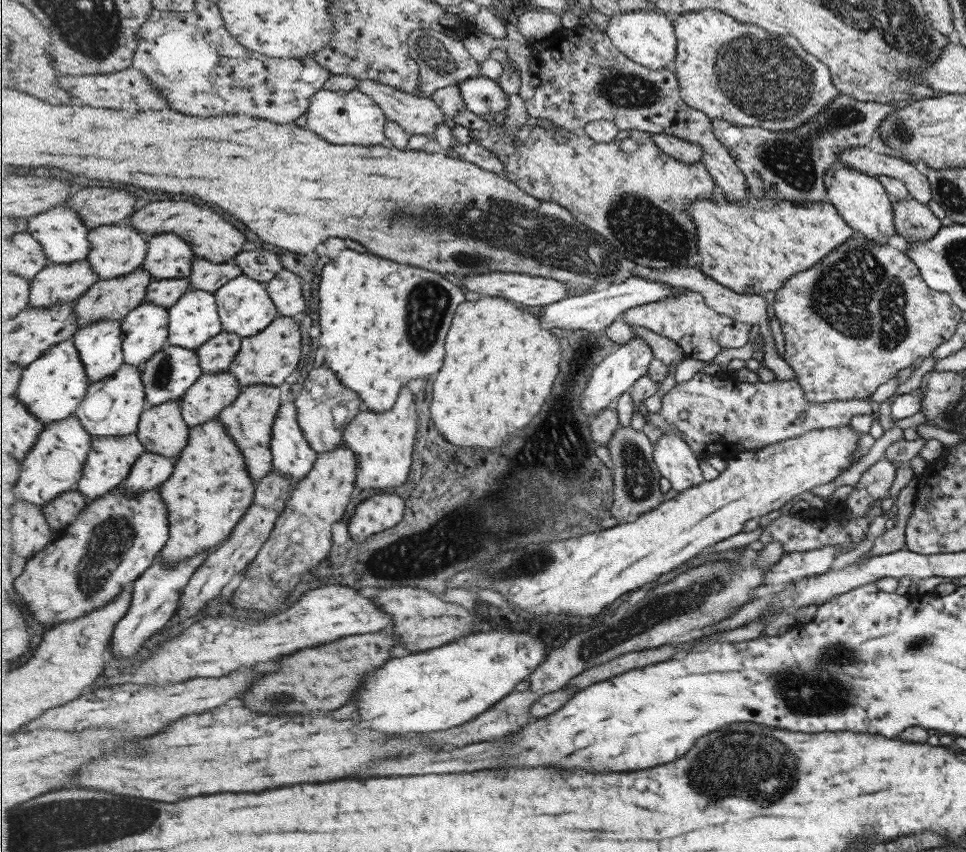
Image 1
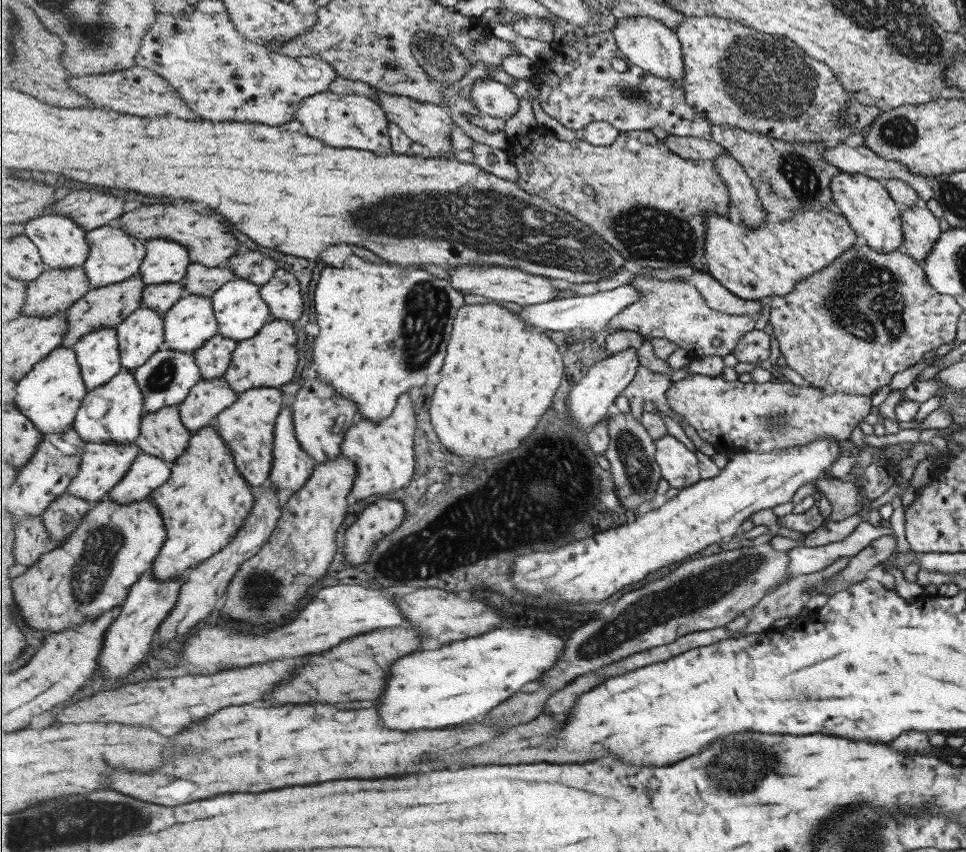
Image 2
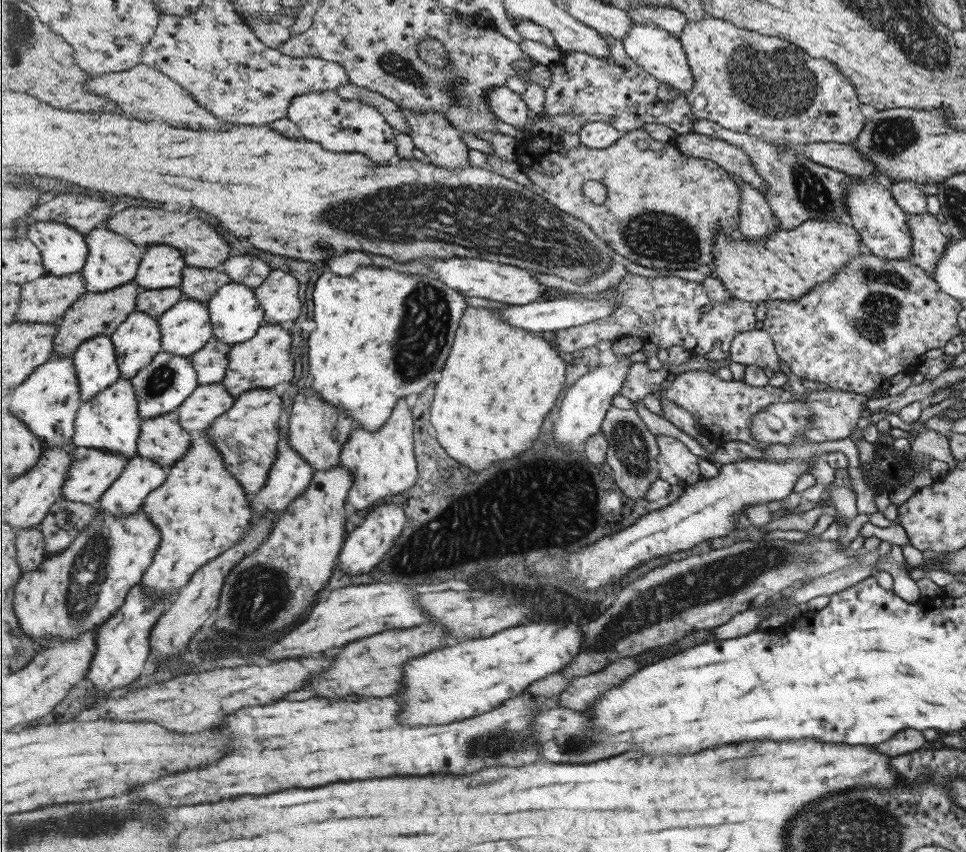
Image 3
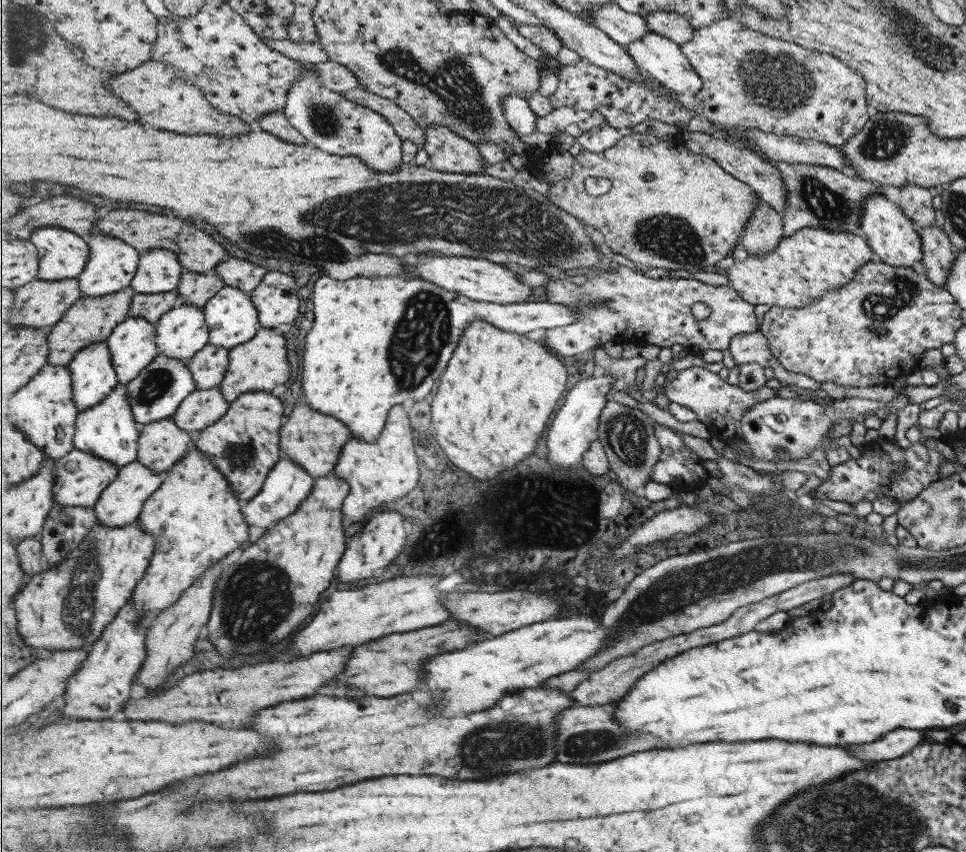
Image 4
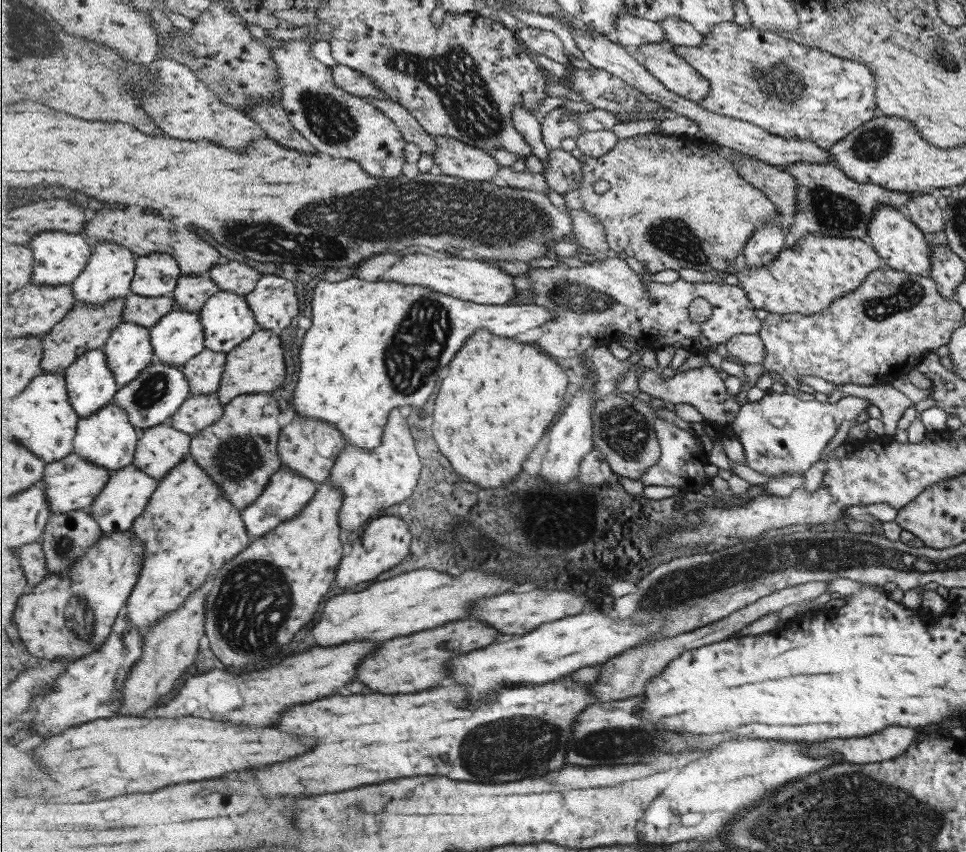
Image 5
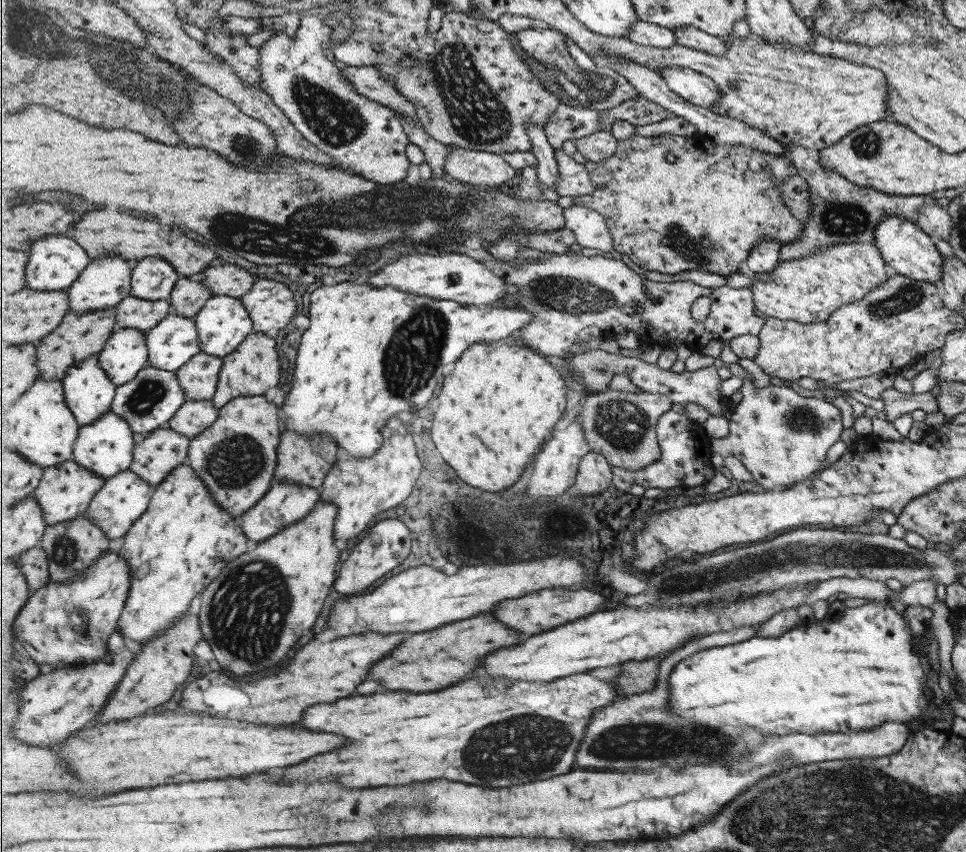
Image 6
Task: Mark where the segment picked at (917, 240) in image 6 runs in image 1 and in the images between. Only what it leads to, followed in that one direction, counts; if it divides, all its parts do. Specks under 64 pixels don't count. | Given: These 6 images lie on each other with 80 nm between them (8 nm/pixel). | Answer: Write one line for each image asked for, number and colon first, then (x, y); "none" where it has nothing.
1: (860, 200)
2: (863, 203)
3: (881, 225)
4: (893, 237)
5: (897, 241)

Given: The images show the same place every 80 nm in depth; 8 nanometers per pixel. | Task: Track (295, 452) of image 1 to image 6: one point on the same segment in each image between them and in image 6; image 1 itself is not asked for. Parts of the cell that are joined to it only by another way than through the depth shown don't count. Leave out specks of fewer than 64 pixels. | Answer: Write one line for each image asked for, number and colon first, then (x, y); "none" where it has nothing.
2: (293, 466)
3: (290, 476)
4: (289, 484)
5: (287, 493)
6: (287, 503)

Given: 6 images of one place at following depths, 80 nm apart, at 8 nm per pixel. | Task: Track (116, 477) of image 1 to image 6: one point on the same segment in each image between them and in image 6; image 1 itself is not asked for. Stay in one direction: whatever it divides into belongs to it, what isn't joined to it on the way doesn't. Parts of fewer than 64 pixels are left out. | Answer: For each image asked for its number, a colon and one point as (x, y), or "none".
2: (104, 466)
3: (94, 471)
4: (81, 479)
5: (73, 483)
6: (66, 491)

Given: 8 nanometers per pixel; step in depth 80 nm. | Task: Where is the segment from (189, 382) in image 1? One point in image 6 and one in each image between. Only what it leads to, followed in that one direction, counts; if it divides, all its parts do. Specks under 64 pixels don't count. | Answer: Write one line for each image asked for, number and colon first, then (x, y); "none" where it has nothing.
2: (167, 379)
3: (163, 386)
4: (156, 395)
5: (159, 392)
6: (150, 402)

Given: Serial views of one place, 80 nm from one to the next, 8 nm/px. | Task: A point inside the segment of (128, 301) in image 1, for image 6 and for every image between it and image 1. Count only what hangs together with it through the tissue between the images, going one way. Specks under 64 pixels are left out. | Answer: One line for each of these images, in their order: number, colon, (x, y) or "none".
2: (108, 306)
3: (95, 314)
4: (90, 320)
5: (86, 327)
6: (81, 335)

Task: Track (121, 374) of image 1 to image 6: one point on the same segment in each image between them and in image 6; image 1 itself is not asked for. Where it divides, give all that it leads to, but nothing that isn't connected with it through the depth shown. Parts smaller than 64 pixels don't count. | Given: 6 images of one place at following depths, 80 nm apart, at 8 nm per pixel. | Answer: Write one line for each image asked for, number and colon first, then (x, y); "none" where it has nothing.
2: (113, 414)
3: (110, 422)
4: (109, 431)
5: (108, 438)
6: (106, 448)

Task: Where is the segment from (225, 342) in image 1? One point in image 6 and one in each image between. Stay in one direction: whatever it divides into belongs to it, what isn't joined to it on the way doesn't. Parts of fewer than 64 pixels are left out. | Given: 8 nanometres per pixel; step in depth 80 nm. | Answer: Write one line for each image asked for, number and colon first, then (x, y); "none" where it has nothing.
2: (214, 358)
3: (212, 361)
4: (210, 365)
5: (205, 372)
6: (199, 378)

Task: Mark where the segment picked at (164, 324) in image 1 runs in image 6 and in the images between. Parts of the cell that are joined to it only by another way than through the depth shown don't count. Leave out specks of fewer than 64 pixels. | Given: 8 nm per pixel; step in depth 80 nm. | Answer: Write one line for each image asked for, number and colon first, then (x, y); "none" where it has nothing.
2: (142, 334)
3: (138, 340)
4: (133, 344)
5: (129, 350)
6: (125, 355)

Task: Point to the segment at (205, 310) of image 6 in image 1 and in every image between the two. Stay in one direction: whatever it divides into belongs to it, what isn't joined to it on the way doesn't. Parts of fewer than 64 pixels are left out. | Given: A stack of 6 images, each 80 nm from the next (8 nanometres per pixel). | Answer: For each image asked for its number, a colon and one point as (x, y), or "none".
1: (245, 305)
2: (242, 312)
3: (237, 314)
4: (233, 318)
5: (229, 320)

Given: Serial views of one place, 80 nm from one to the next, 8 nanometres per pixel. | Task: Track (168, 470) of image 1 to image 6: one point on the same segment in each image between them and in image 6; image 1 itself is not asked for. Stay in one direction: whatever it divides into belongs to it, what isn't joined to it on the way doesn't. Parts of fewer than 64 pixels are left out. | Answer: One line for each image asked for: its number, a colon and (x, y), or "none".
2: (148, 473)
3: (142, 476)
4: (122, 503)
5: (129, 491)
6: (124, 498)

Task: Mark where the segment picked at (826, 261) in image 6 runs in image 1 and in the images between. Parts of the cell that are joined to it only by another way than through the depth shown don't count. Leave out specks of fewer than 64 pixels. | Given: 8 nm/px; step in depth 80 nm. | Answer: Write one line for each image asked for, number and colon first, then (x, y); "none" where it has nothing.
1: (754, 246)
2: (770, 260)
3: (783, 266)
4: (810, 262)
5: (804, 279)

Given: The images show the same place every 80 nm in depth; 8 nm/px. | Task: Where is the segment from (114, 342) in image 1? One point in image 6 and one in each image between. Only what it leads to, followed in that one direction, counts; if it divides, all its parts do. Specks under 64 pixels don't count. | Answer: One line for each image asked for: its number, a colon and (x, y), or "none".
2: (99, 352)
3: (96, 360)
4: (95, 378)
5: (92, 384)
6: (90, 393)

